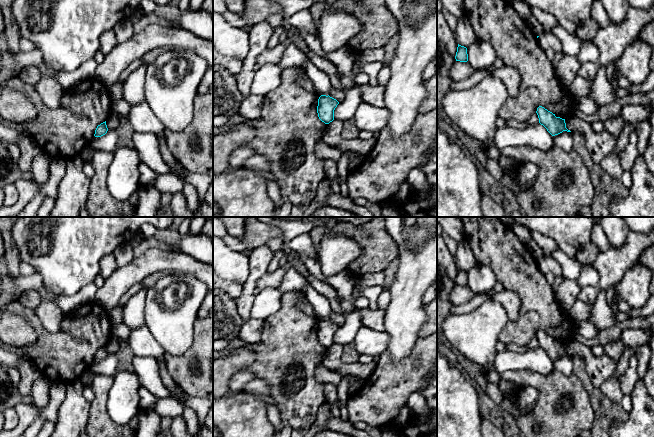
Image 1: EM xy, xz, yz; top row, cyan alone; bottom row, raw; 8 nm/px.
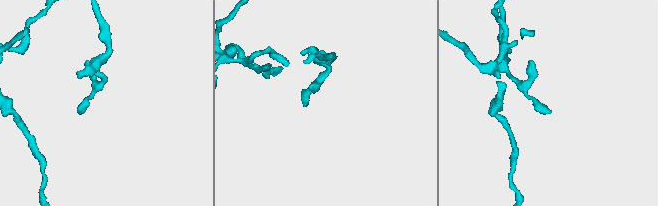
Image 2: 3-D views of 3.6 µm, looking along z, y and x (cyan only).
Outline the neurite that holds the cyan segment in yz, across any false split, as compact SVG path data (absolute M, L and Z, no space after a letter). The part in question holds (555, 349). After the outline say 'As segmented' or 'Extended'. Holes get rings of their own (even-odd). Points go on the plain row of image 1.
M539 330L536 337L539 342L539 347L543 349L552 360L558 359L563 355L571 356L566 352L565 343L556 341L555 338L544 331Z. As segmented

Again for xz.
M321 319L318 323L317 337L319 343L325 348L334 344L334 334L339 326L329 319Z. As segmented

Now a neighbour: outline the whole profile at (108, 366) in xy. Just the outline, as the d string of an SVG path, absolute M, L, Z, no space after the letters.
M117 351L108 353L101 361L94 361L90 370L95 374L114 376L117 373L118 356Z

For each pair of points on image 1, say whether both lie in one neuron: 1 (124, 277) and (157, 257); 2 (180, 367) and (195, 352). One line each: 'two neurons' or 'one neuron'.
1: one neuron
2: one neuron

